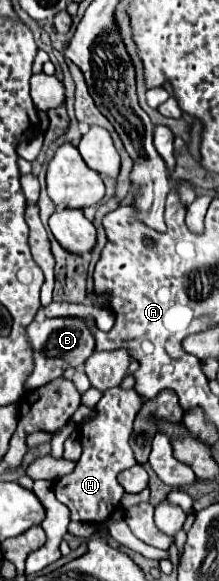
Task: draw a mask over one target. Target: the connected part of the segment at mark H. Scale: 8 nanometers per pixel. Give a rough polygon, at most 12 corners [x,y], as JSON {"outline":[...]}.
{"outline":[[108,388],[78,426],[82,456],[54,482],[70,520],[102,524],[134,466],[128,436],[144,400]]}

